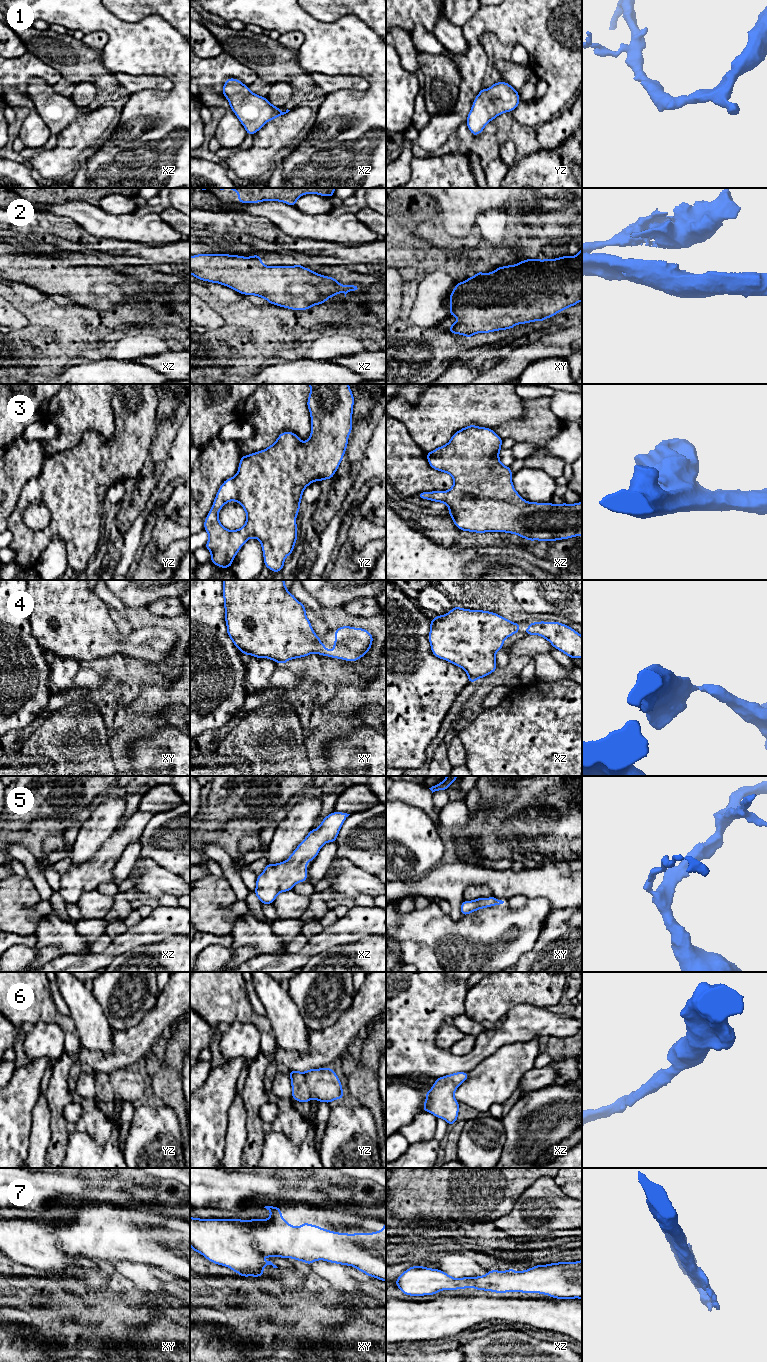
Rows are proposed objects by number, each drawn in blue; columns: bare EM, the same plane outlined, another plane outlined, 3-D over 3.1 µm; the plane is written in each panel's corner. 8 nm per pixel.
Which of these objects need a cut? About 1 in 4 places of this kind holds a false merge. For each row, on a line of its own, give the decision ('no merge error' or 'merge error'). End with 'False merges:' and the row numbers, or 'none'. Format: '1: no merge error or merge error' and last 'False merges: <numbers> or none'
1: no merge error
2: no merge error
3: no merge error
4: no merge error
5: no merge error
6: no merge error
7: no merge error
False merges: none

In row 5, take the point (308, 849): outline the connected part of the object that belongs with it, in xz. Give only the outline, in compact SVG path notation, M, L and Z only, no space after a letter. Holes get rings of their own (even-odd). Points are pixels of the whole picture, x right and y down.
M333 812L317 829L312 829L286 861L268 863L257 876L255 895L261 904L273 904L281 892L292 890L299 882L307 881L307 863L318 855L325 843L336 842L339 831L350 814Z

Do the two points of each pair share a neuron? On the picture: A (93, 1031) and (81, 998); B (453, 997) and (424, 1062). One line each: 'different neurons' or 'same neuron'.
A: same neuron
B: same neuron

